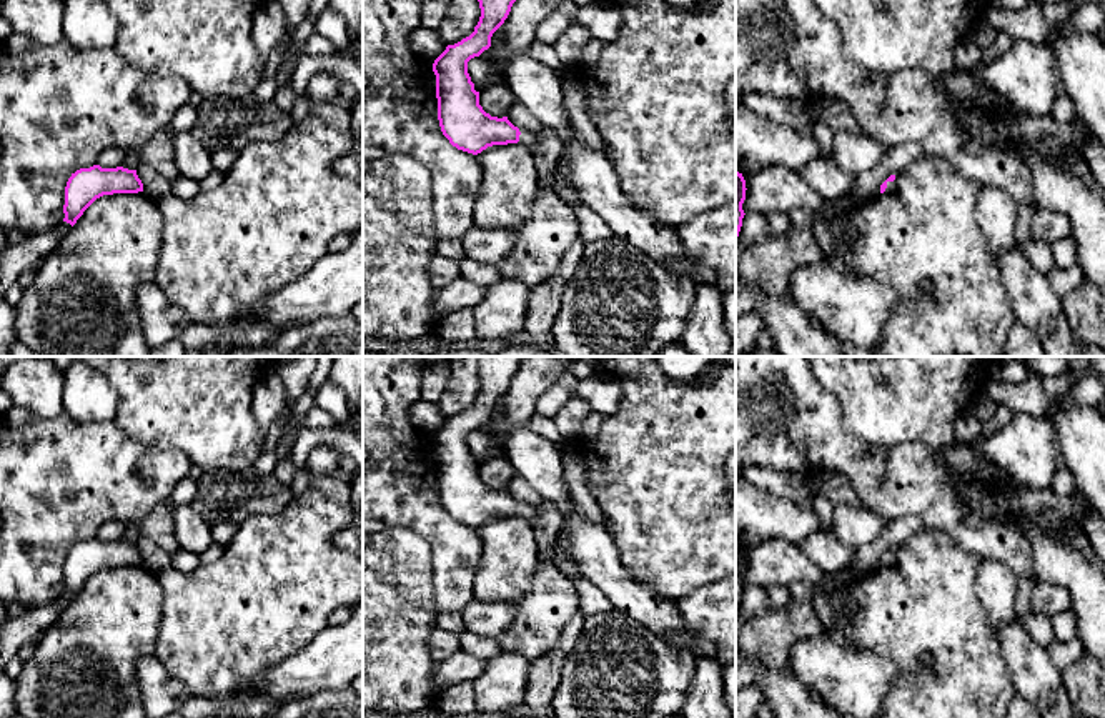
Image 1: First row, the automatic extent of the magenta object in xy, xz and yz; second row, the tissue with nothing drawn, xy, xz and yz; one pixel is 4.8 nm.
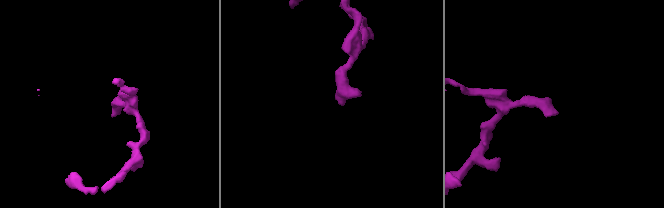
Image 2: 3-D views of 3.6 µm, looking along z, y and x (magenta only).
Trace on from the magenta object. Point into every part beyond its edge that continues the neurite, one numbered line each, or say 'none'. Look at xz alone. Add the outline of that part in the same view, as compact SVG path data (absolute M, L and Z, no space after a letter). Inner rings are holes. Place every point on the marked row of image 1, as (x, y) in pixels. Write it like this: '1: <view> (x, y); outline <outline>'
1: xz (528, 139); outline M526 130L521 132L521 135L519 135L519 143L521 145L528 147L529 150L533 150L536 147L536 142L538 142L538 138L536 138L534 130L533 132L526 132Z

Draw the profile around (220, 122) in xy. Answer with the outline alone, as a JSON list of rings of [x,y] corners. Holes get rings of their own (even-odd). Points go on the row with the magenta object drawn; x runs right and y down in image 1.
[[[251,93],[238,100],[203,100],[190,133],[211,153],[226,147],[240,153],[251,143],[278,142],[293,127],[290,113],[281,112],[275,103],[258,103]]]

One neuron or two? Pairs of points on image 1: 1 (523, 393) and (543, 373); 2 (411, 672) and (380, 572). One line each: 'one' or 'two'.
1: one
2: one

